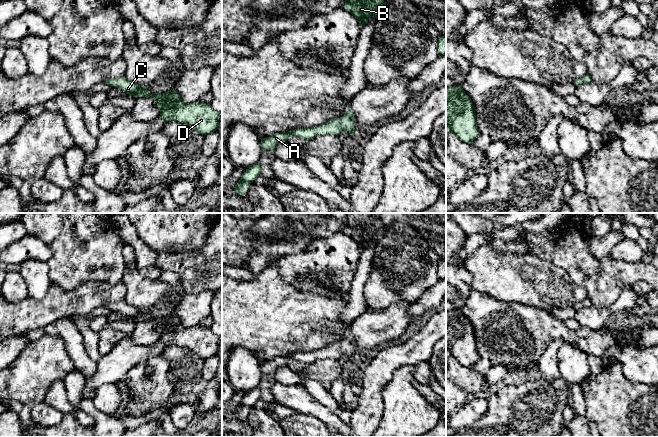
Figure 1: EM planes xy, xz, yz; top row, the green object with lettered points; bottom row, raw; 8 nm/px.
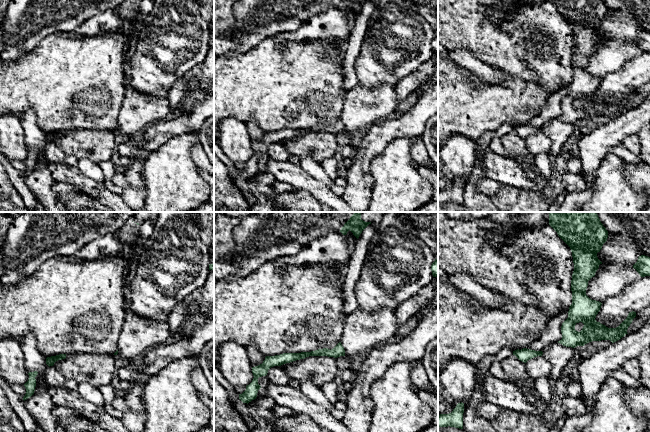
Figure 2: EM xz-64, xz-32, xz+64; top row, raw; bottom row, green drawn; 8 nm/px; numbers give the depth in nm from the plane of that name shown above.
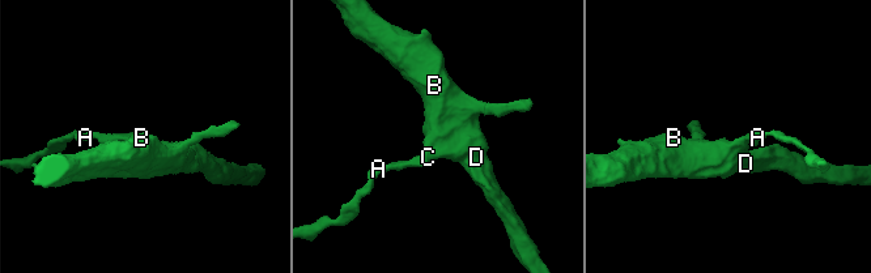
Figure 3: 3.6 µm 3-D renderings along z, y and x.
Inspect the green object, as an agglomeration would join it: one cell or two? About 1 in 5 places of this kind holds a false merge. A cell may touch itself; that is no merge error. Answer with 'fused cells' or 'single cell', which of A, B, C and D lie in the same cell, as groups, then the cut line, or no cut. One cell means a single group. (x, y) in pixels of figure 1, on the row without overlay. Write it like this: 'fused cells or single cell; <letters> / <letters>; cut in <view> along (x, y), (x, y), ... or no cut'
single cell; A B C D; no cut

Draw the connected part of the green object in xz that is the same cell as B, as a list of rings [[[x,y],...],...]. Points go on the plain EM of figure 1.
[[[351,213],[343,232],[358,244],[361,251],[374,239],[378,243],[385,236],[386,227],[372,213]]]

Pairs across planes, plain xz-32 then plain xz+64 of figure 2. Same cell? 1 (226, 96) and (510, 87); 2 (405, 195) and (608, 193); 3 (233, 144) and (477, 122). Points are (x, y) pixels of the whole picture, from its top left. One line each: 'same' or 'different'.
1: same
2: same
3: different

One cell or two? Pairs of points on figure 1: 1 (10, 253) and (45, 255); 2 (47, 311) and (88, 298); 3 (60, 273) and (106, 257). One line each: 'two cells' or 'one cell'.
1: one cell
2: one cell
3: one cell

